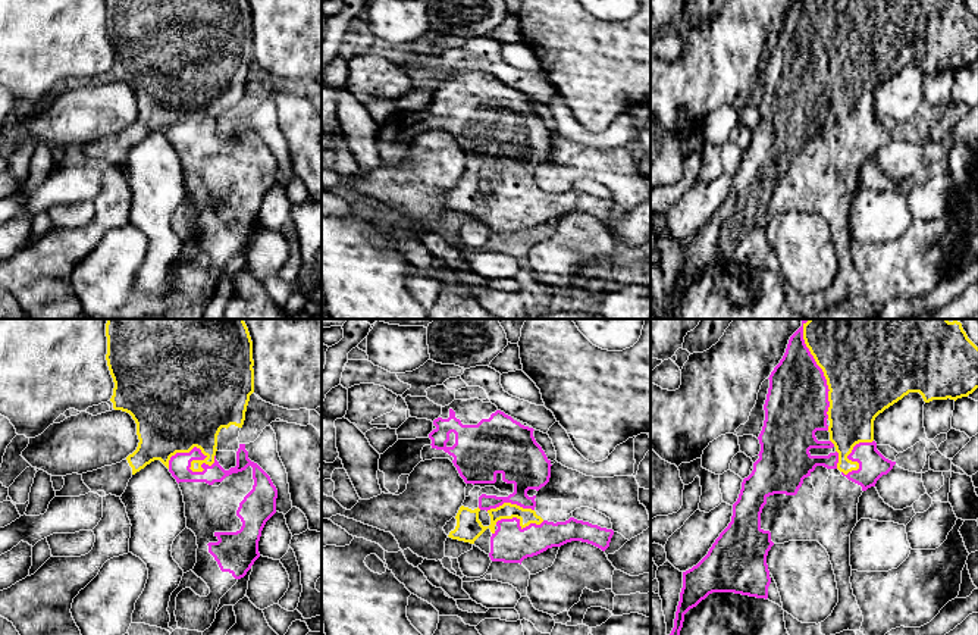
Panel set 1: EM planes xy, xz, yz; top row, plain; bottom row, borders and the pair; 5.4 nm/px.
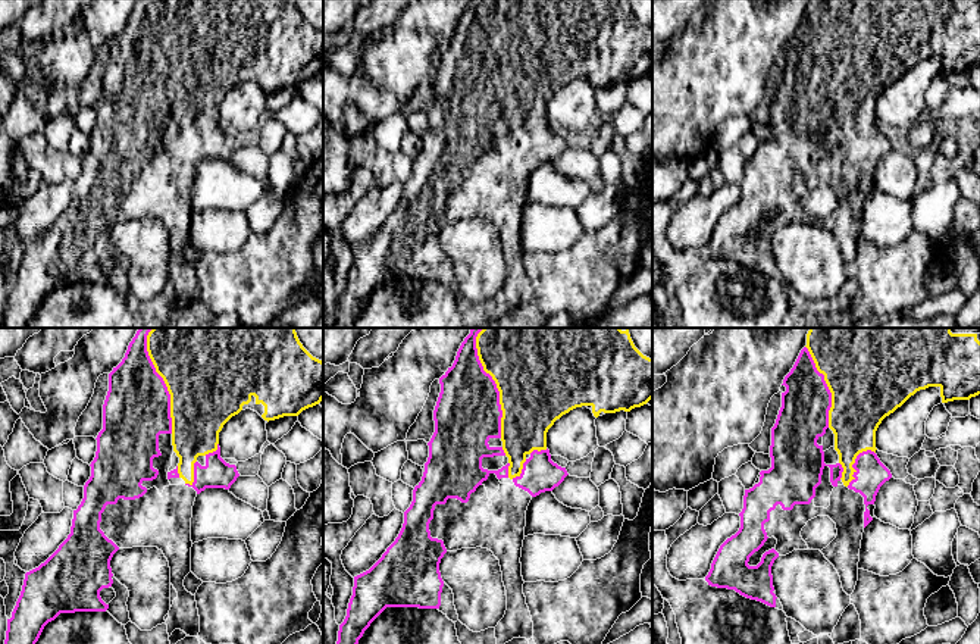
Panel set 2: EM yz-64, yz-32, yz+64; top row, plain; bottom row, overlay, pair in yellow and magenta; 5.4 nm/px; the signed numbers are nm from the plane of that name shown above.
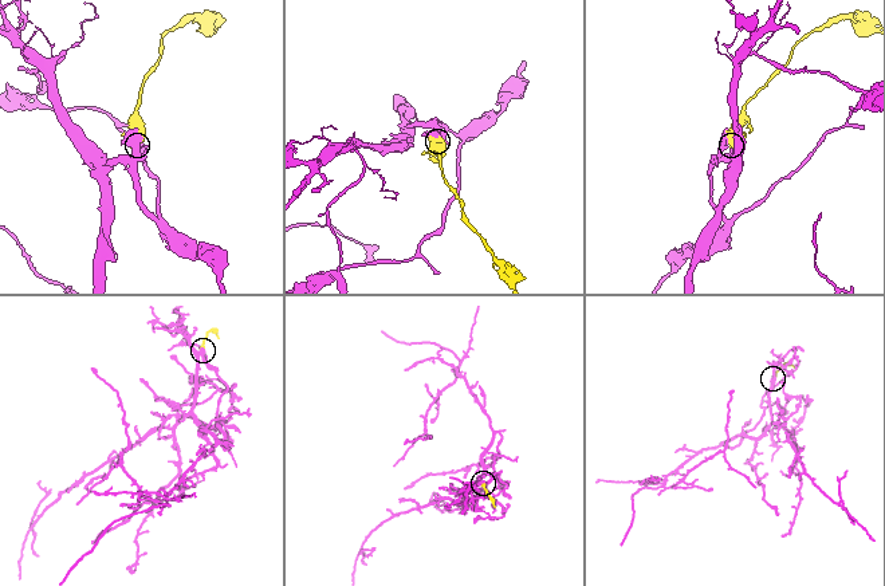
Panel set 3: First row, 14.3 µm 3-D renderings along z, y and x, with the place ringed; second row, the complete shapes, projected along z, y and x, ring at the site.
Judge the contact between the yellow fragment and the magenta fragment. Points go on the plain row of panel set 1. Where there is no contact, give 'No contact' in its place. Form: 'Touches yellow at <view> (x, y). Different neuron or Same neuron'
Touches yellow at xy (194, 116). Same neuron

